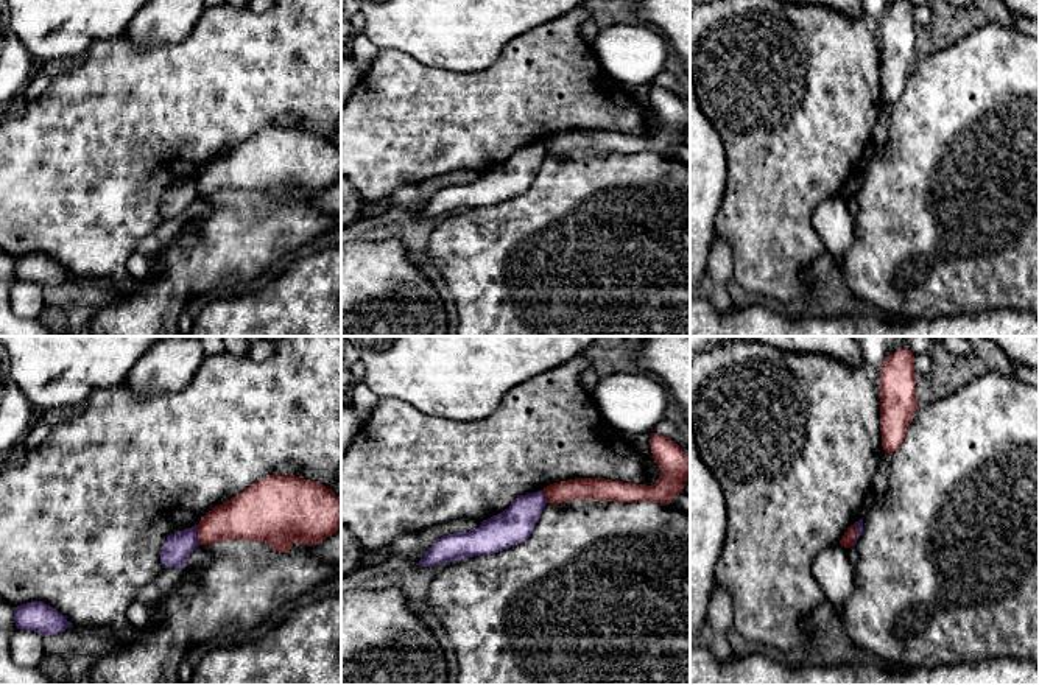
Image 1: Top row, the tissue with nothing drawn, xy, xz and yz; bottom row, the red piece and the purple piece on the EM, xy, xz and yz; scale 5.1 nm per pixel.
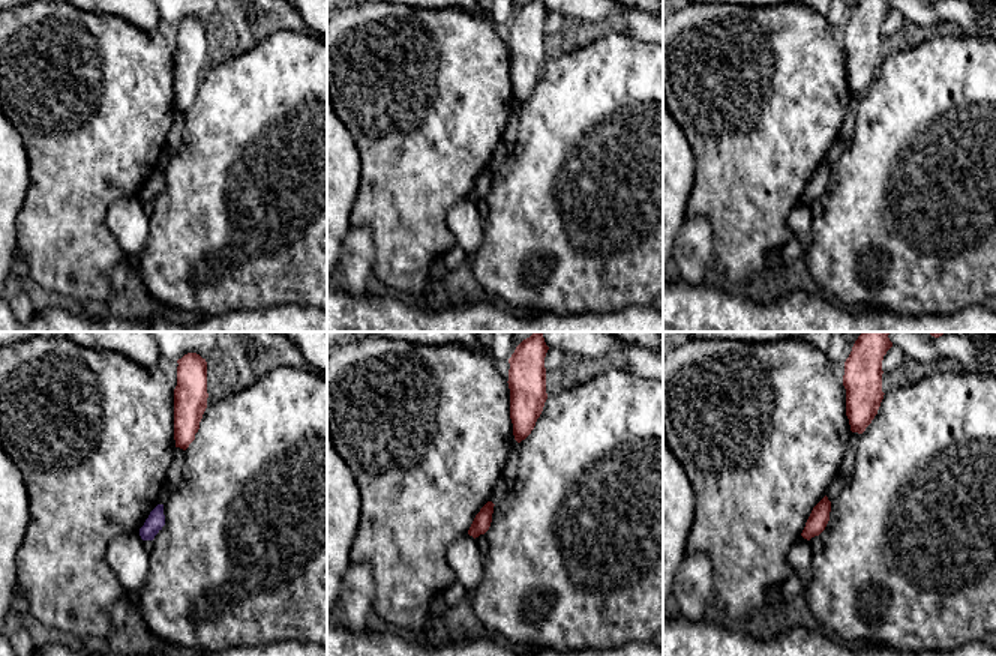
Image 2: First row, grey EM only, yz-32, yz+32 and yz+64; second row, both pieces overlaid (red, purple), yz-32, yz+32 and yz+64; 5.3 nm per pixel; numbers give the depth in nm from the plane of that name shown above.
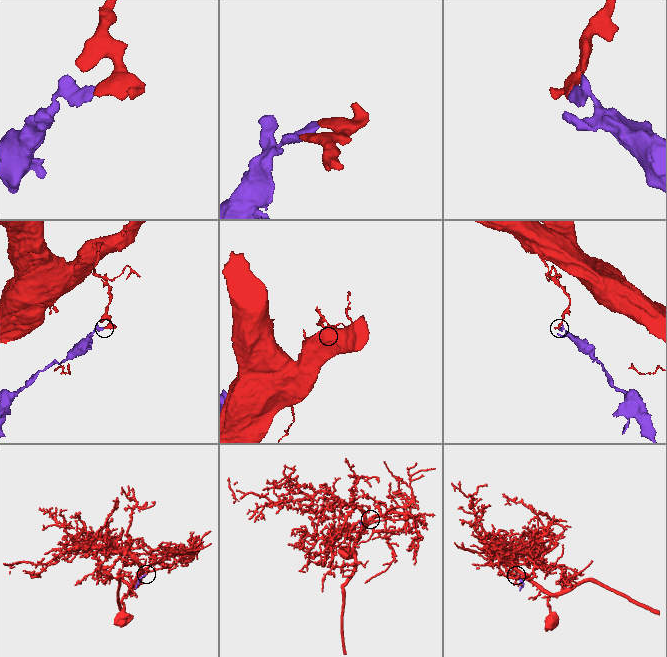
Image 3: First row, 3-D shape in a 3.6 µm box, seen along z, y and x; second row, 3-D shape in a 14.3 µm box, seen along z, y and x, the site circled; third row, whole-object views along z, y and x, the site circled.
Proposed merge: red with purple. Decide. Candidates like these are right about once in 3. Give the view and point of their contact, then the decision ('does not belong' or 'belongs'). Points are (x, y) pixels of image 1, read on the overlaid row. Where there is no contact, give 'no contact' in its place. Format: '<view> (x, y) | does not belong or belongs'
xy (197, 534) | does not belong

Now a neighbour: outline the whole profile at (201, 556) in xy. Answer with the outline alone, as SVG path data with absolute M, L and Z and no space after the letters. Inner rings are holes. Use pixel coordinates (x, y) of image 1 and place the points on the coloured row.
M198 546L187 560L187 565L193 567L193 565L207 565L210 562L213 562L217 559L217 556L209 550L209 548L201 548Z

